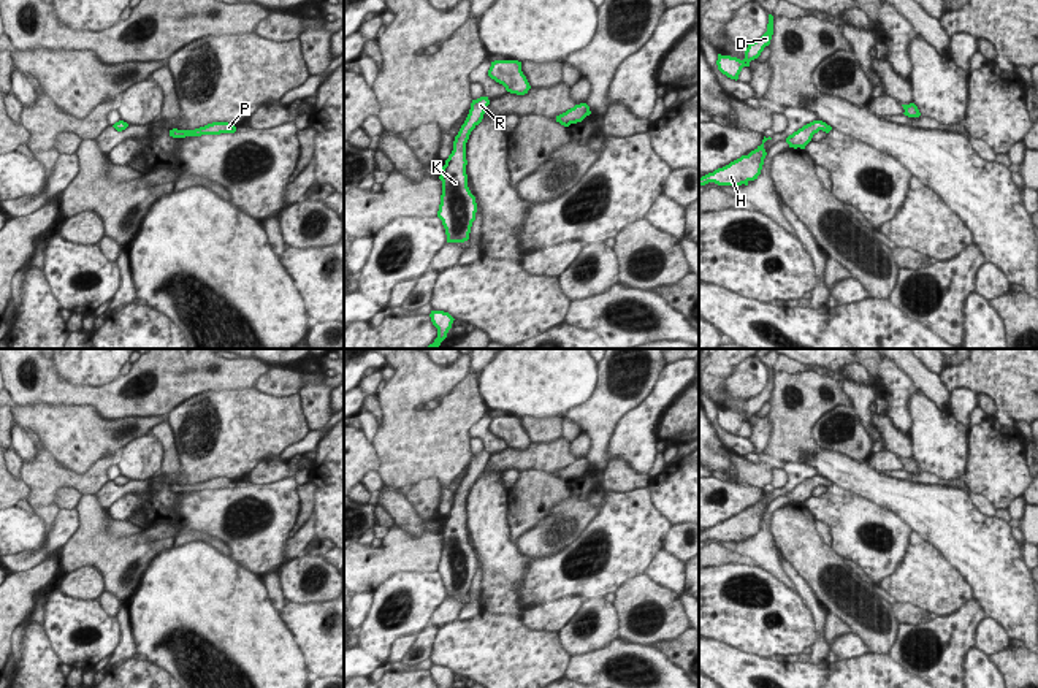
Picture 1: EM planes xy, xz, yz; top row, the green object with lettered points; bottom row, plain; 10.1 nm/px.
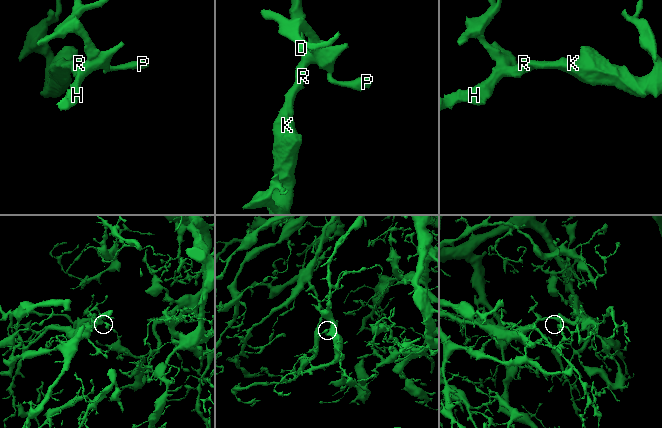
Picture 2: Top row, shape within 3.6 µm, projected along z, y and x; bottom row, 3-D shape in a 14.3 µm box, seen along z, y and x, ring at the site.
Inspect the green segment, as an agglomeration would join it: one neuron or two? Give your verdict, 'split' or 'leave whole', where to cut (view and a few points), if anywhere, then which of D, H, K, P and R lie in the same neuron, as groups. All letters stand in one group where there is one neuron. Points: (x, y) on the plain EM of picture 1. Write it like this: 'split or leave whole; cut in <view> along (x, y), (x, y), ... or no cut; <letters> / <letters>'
leave whole; no cut; D H K P R

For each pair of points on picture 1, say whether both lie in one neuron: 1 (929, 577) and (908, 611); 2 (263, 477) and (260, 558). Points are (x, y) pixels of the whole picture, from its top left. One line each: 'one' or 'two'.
1: two
2: two

